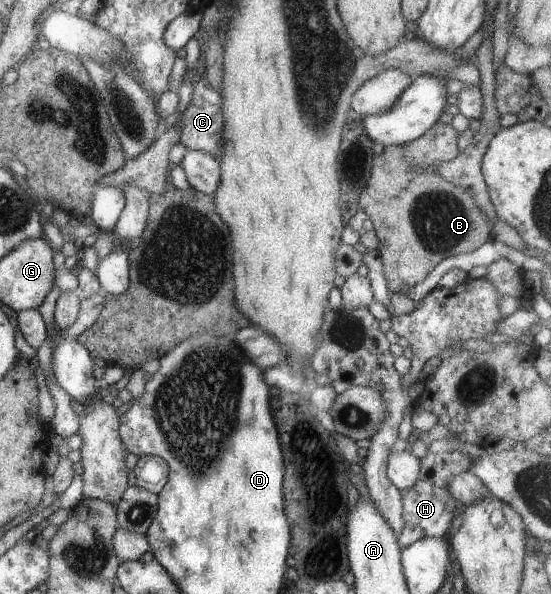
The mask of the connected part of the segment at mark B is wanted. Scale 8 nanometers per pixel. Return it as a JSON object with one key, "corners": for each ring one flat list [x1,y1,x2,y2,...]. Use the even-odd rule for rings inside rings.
{"corners":[[437,121,420,137,408,143,384,146,382,152,371,161,369,178,357,195,357,205,372,220,378,239,376,249,390,292,408,293,409,288,421,282,444,258,471,252,492,237,493,223,481,212,473,197,433,171,436,164,455,158,459,152,456,146,458,136,450,124]]}

